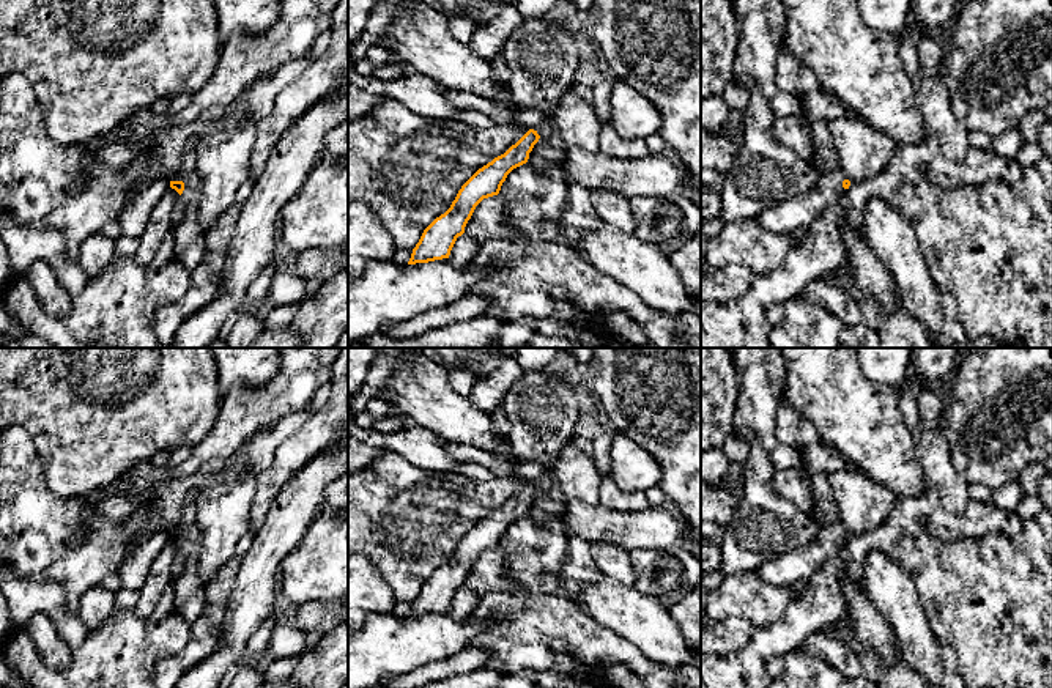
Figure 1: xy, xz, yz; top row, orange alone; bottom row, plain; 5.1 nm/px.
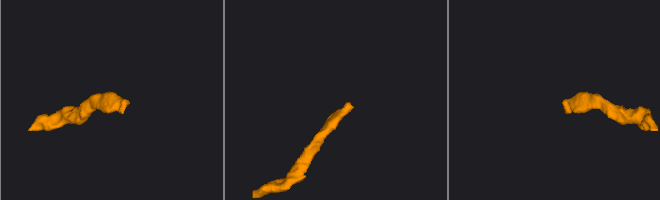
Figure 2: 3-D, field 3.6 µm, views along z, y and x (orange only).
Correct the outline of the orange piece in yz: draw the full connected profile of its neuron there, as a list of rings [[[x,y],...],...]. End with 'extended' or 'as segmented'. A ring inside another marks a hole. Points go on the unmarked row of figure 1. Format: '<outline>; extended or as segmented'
[[[836,521],[830,527],[819,529],[817,537],[806,546],[780,554],[762,564],[758,570],[761,579],[770,586],[791,586],[800,579],[809,579],[843,549],[850,534]]]; extended

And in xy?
[[[192,524],[184,534],[170,534],[170,540],[181,548],[173,567],[173,576],[178,578],[191,570],[189,559],[197,560],[202,549],[202,534],[197,524]]]; extended

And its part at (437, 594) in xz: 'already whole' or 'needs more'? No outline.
needs more

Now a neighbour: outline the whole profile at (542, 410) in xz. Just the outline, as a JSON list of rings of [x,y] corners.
[[[528,370],[510,386],[501,403],[509,420],[512,461],[553,464],[561,449],[570,444],[575,424],[580,419],[578,398],[561,373],[551,370]]]

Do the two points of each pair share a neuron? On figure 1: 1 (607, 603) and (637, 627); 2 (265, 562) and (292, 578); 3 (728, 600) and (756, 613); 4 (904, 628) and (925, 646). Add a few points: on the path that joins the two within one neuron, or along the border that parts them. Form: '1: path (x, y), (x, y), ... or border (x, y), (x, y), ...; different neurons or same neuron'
1: path (614, 605), (629, 619); same neuron
2: border (301, 540), (281, 562), (279, 599); different neurons
3: path (734, 600), (744, 600), (750, 606); same neuron
4: path (909, 632), (920, 643); same neuron

